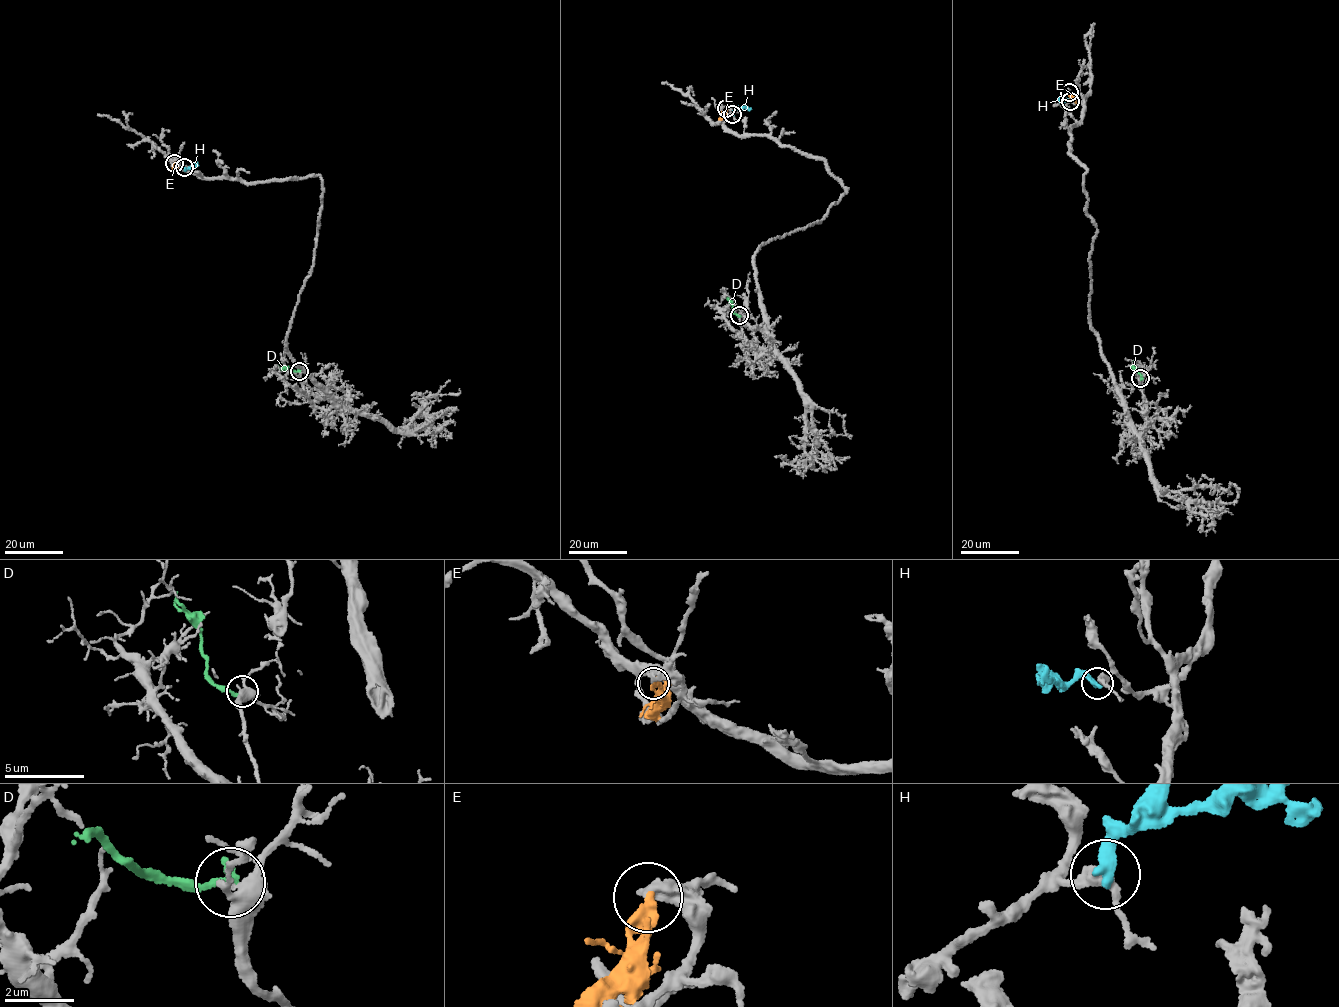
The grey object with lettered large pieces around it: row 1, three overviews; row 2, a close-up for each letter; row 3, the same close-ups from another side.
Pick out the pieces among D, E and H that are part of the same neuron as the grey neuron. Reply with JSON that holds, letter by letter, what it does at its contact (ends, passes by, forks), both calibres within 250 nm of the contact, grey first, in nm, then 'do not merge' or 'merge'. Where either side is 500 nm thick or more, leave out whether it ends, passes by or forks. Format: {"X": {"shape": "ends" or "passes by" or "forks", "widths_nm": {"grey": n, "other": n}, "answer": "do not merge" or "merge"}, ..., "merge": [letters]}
{"D": {"shape": "ends", "widths_nm": {"grey": 320, "other": 280}, "answer": "do not merge"}, "E": {"shape": "ends", "widths_nm": {"grey": 360, "other": 420}, "answer": "do not merge"}, "H": {"shape": "ends", "widths_nm": {"grey": 300, "other": 360}, "answer": "do not merge"}, "merge": []}

